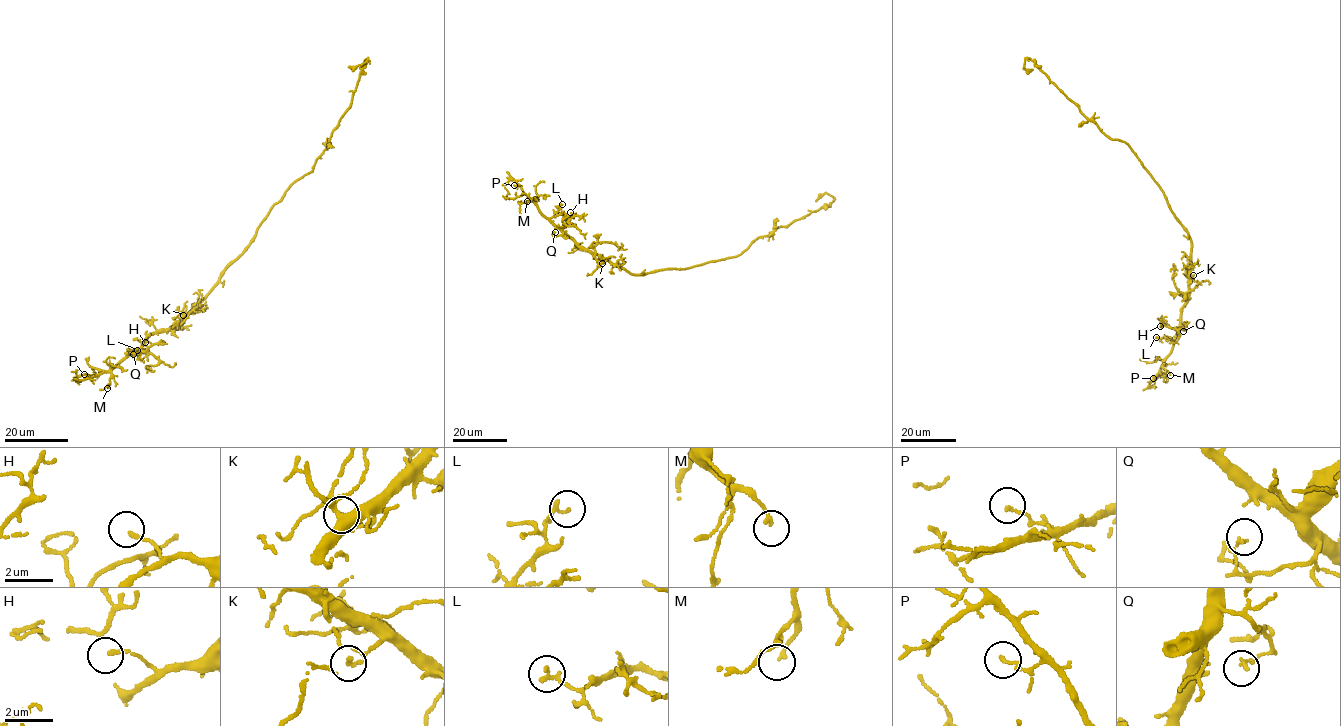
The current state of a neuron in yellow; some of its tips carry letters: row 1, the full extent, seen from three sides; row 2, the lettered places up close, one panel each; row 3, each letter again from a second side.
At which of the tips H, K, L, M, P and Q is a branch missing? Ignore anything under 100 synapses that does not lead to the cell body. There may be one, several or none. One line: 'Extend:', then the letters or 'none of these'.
Extend: none of these

